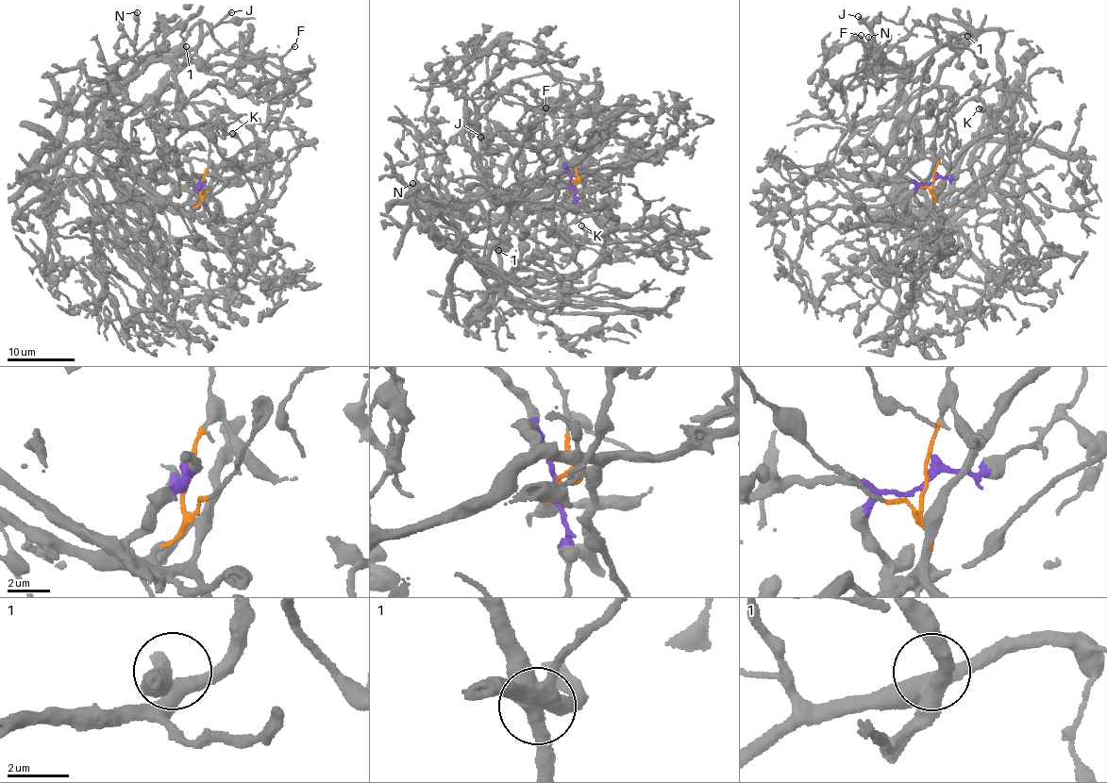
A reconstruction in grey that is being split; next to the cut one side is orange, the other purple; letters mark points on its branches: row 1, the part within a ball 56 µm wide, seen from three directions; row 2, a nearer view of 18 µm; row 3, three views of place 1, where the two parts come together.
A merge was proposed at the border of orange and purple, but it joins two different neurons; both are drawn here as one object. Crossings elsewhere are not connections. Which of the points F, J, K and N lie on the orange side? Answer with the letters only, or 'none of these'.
F, J, K

